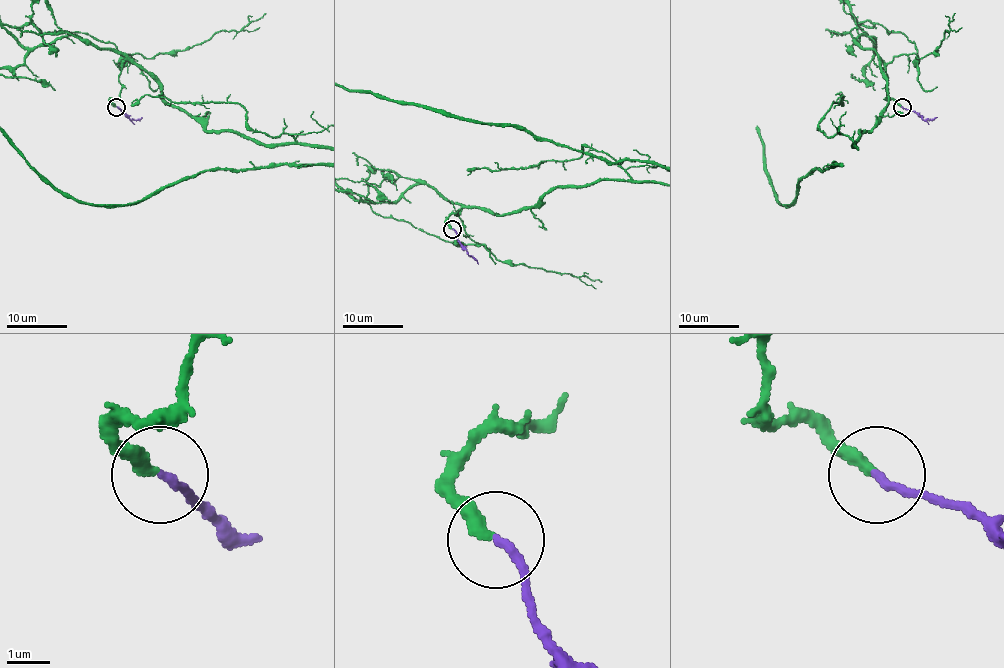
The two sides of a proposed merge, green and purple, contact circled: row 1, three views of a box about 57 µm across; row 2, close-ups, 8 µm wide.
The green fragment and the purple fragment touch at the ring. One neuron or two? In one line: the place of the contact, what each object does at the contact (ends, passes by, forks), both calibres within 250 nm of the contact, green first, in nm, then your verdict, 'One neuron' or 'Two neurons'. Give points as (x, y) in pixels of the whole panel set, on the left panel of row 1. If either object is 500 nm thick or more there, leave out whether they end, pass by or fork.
Place: (116, 107). At the ring green ends. At the ring purple ends. Thickness 300 nm (green) against 200 nm. One neuron

